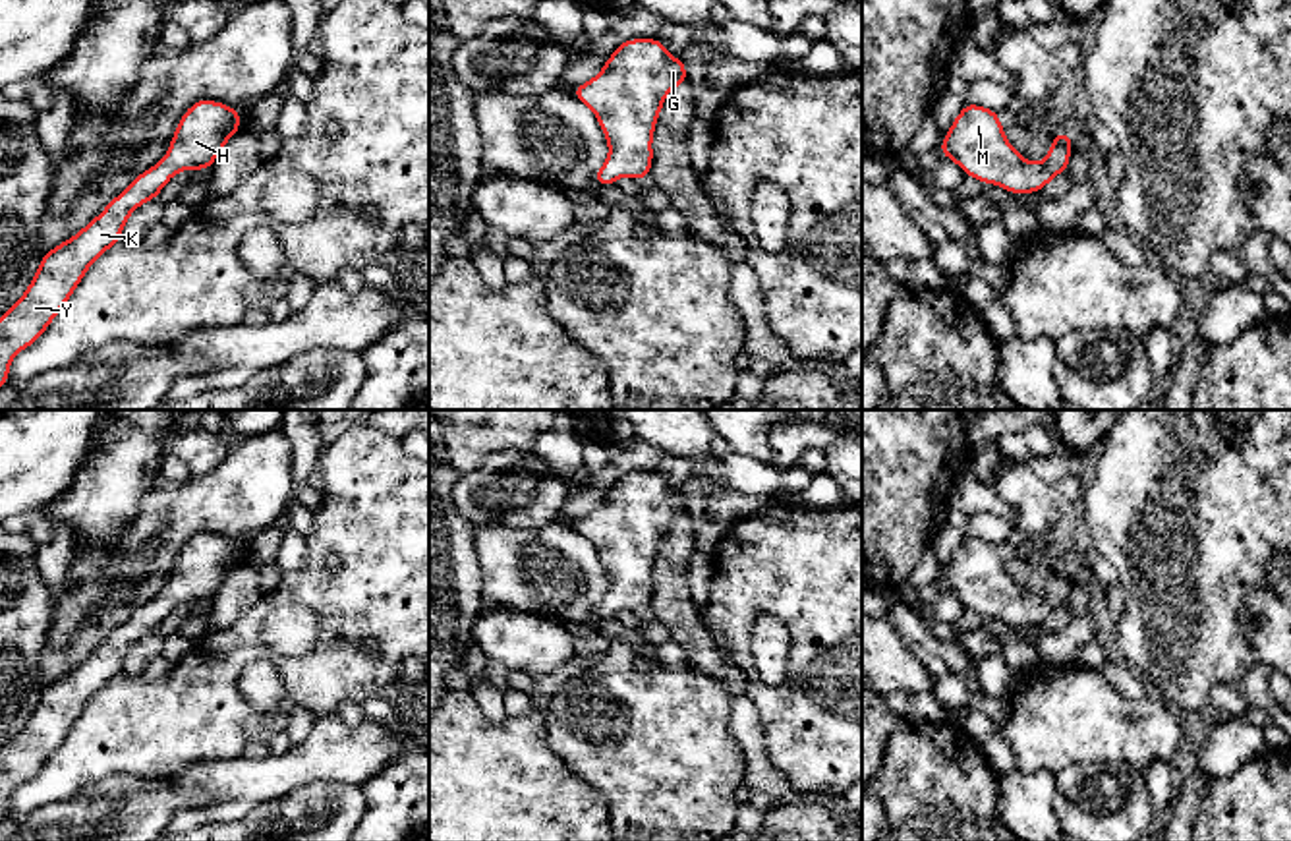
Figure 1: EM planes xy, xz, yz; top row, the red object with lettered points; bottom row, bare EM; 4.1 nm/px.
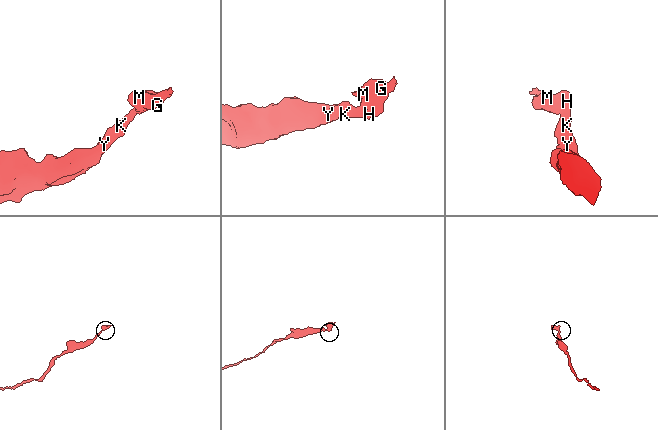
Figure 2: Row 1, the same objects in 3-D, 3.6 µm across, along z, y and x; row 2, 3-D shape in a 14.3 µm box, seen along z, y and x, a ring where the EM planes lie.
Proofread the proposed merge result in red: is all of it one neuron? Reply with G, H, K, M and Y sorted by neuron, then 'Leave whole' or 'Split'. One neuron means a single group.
Groups: G H K M Y. Leave whole

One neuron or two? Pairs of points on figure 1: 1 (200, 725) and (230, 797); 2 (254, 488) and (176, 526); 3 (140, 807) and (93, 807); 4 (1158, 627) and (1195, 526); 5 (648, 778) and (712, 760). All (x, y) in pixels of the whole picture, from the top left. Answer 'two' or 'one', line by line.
1: two
2: one
3: one
4: one
5: one

